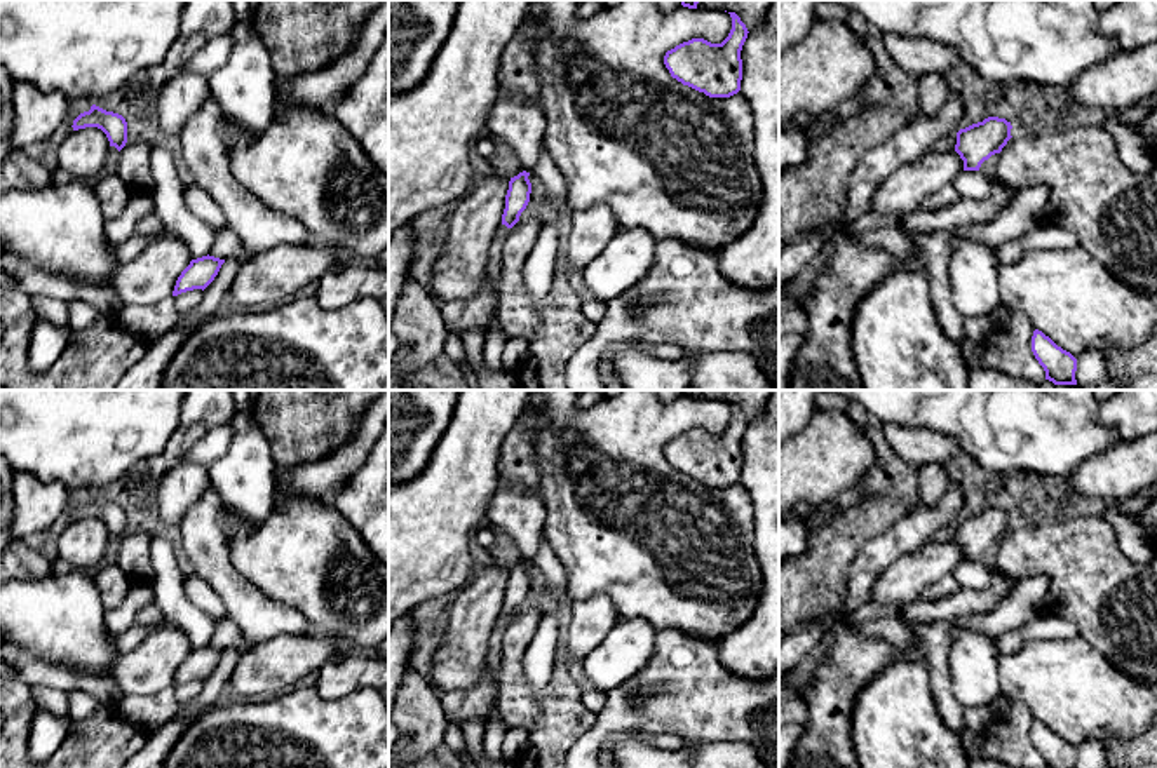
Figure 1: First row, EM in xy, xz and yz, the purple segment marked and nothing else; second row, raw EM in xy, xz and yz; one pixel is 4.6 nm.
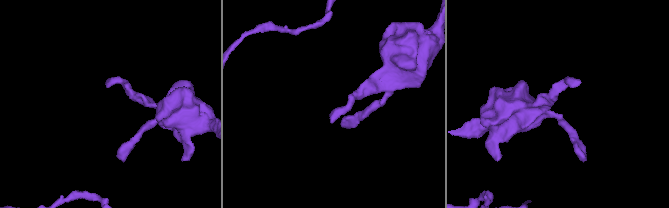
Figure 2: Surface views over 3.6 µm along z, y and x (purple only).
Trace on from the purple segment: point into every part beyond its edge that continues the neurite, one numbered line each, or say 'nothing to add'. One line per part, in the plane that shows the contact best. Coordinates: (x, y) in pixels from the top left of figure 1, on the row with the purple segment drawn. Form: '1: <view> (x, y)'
nothing to add

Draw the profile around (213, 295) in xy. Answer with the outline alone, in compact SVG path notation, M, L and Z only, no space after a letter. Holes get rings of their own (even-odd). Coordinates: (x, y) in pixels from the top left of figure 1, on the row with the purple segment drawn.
M237 258L225 259L214 280L204 289L200 305L192 312L179 315L176 326L185 326L195 319L216 317L221 300L227 296L239 266L240 261Z

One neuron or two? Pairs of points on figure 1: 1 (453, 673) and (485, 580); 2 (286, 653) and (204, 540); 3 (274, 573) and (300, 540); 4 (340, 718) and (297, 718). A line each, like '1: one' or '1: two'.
1: one
2: two
3: one
4: one

